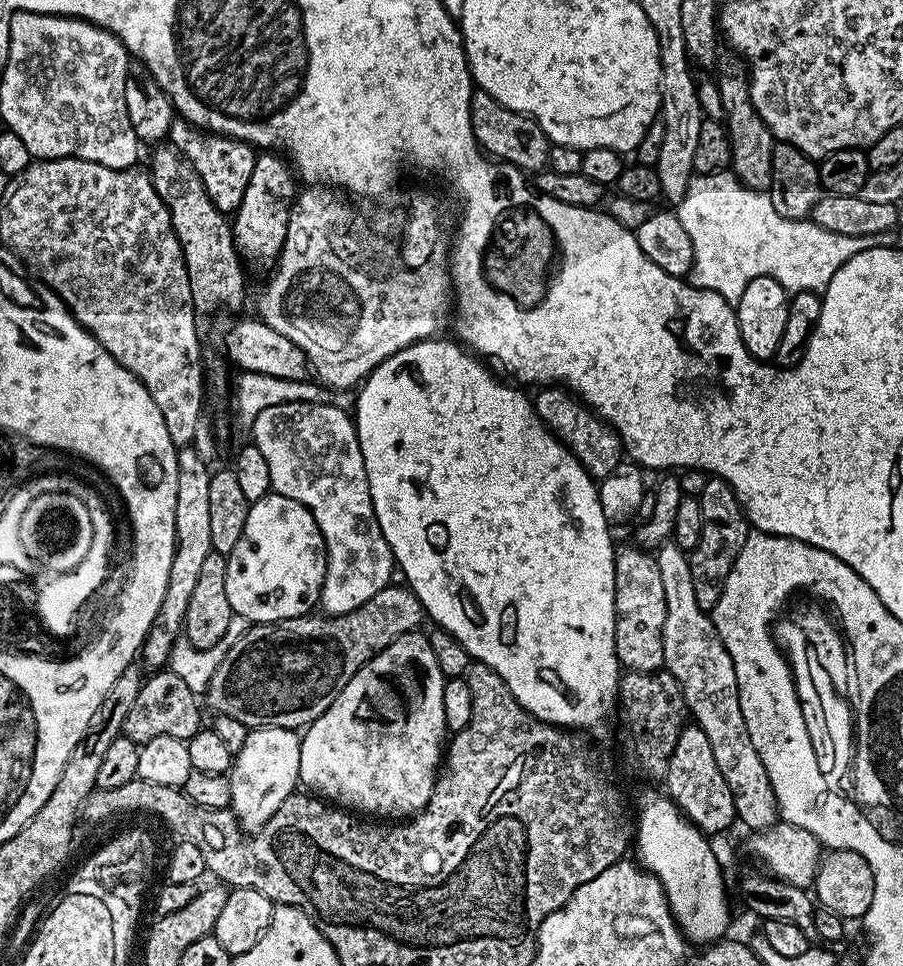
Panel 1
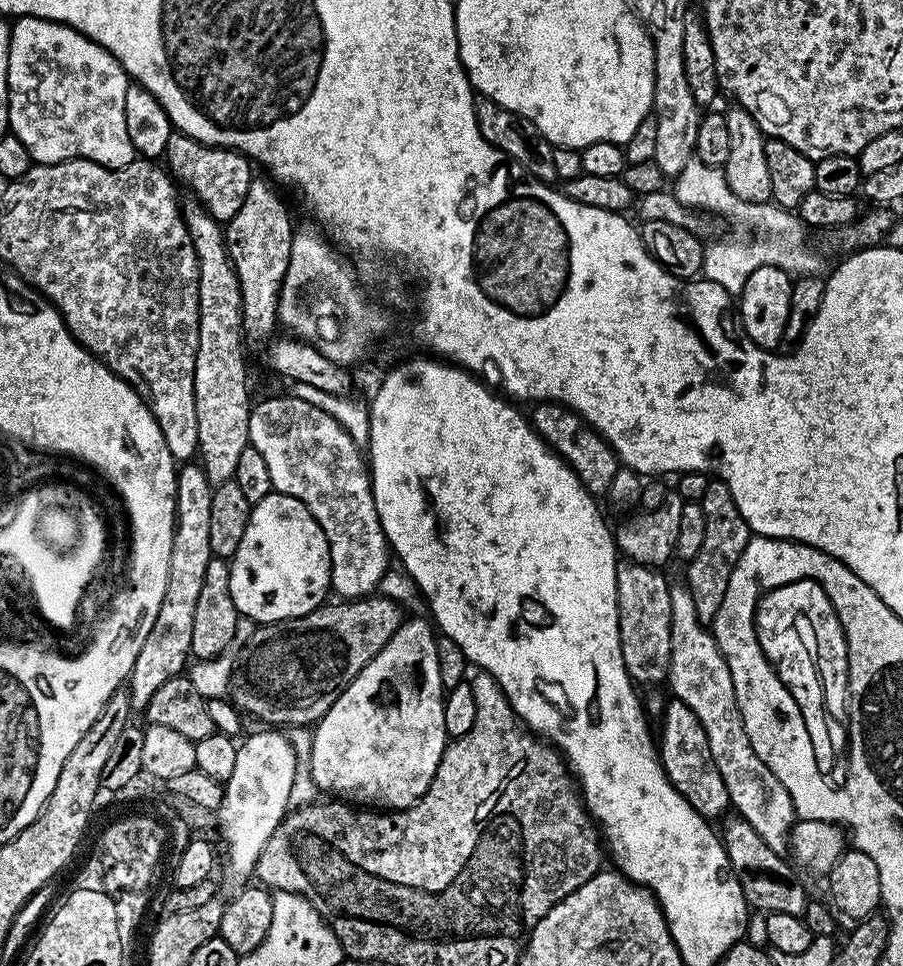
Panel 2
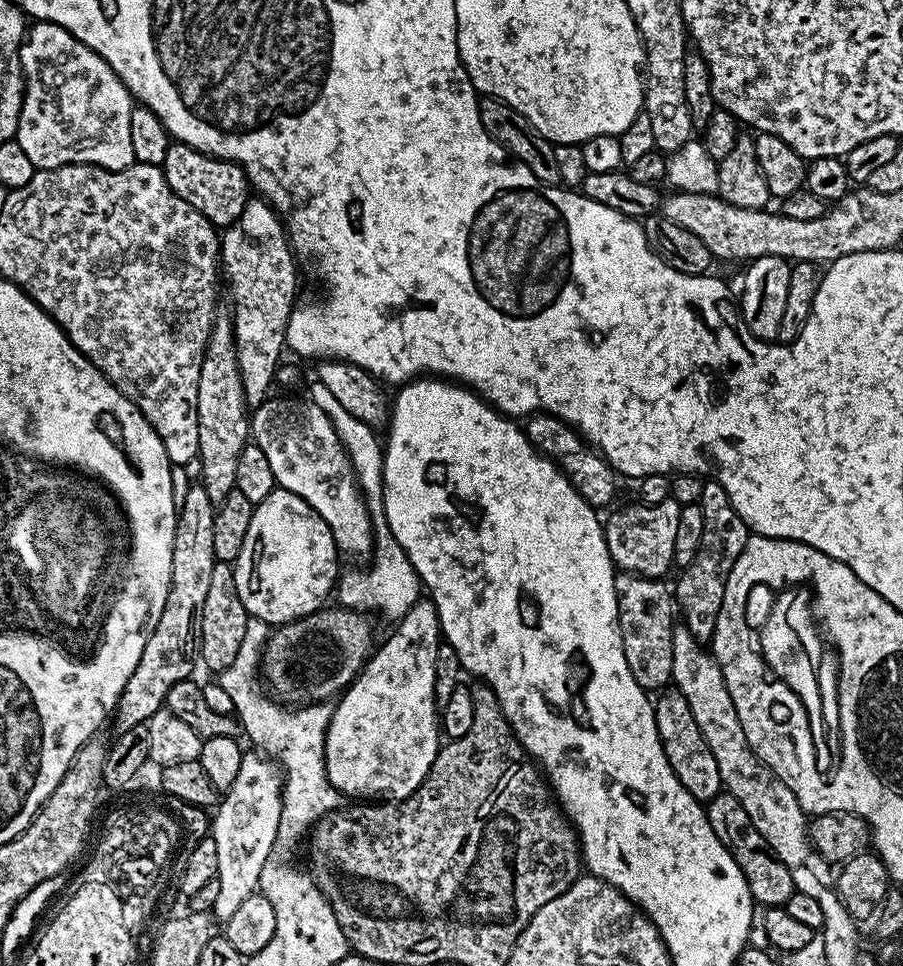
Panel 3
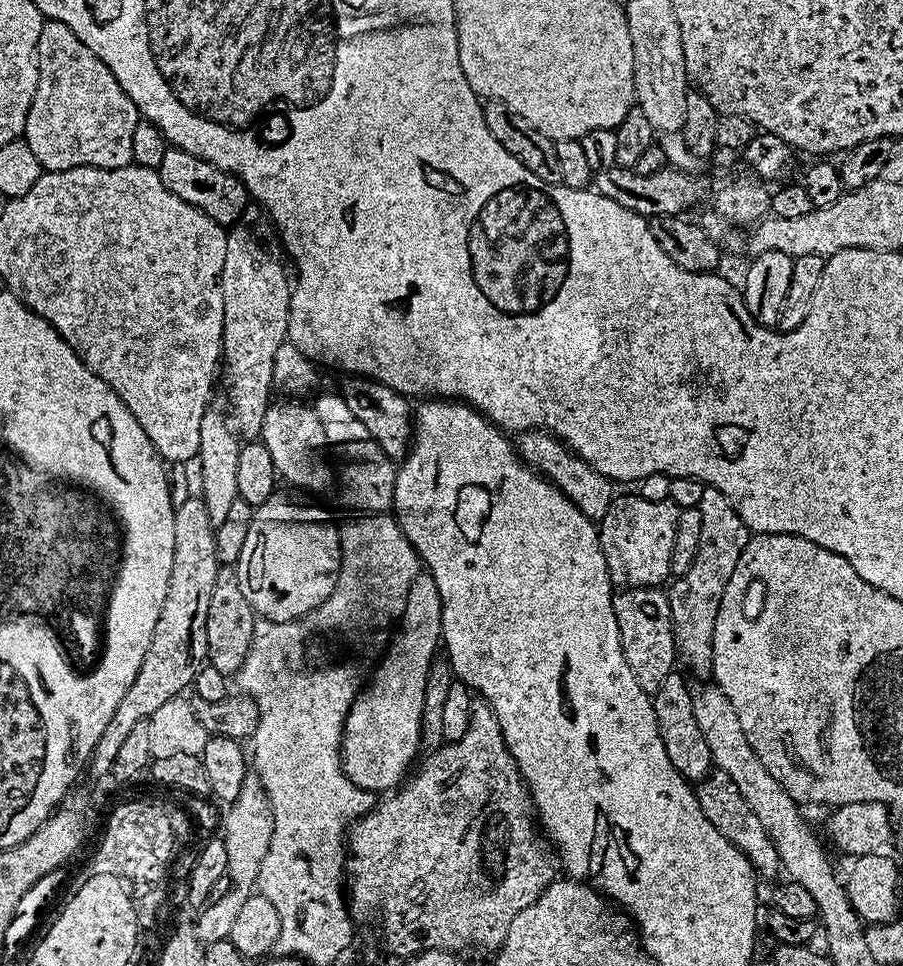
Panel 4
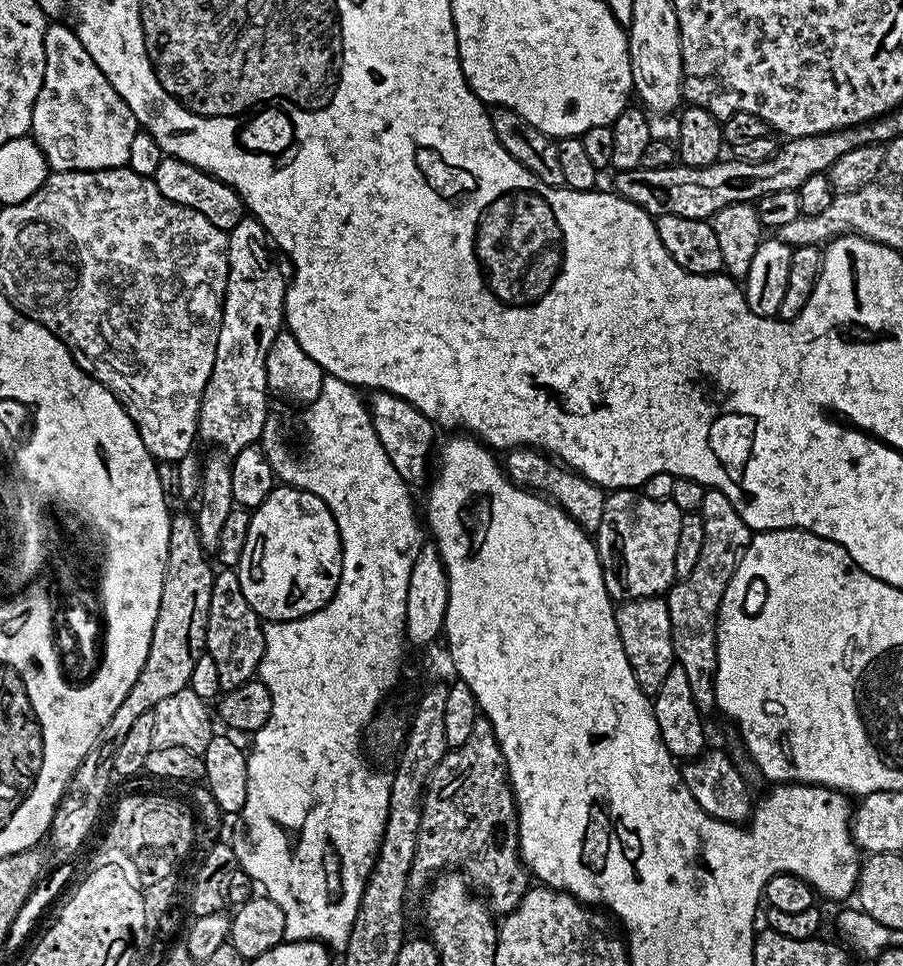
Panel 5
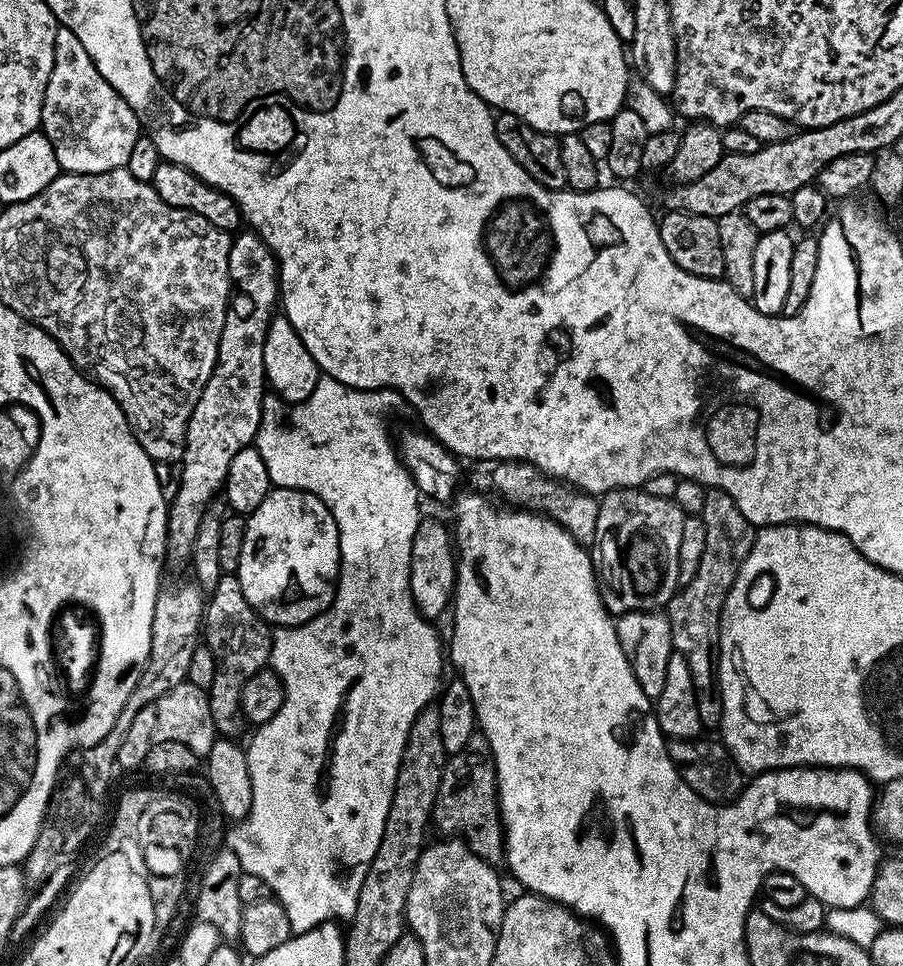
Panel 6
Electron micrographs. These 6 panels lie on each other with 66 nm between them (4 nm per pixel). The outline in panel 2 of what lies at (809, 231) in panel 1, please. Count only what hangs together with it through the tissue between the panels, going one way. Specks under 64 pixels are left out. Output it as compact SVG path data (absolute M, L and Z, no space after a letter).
M691 158L674 178L674 184L679 204L708 214L717 212L720 216L737 216L738 219L745 220L754 231L768 232L753 240L716 240L713 244L709 243L704 250L703 279L722 286L722 290L729 294L739 294L746 286L746 278L750 278L750 274L754 274L758 266L778 266L789 274L812 274L819 269L816 268L820 264L819 258L808 249L808 244L804 241L805 229L801 221L791 211L775 203L751 204L740 200L738 194L734 194L730 186L726 186L723 168L711 168L706 166L706 162Z

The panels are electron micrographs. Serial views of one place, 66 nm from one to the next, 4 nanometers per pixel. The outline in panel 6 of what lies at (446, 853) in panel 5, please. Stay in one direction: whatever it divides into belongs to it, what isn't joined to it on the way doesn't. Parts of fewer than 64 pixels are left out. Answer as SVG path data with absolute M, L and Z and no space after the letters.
M482 734L470 738L468 747L460 752L451 753L444 766L442 782L436 799L436 809L432 812L431 823L441 828L444 834L459 834L468 845L489 864L496 866L505 859L504 833L506 831L500 818L500 801L496 799L496 763L487 749L488 739Z

